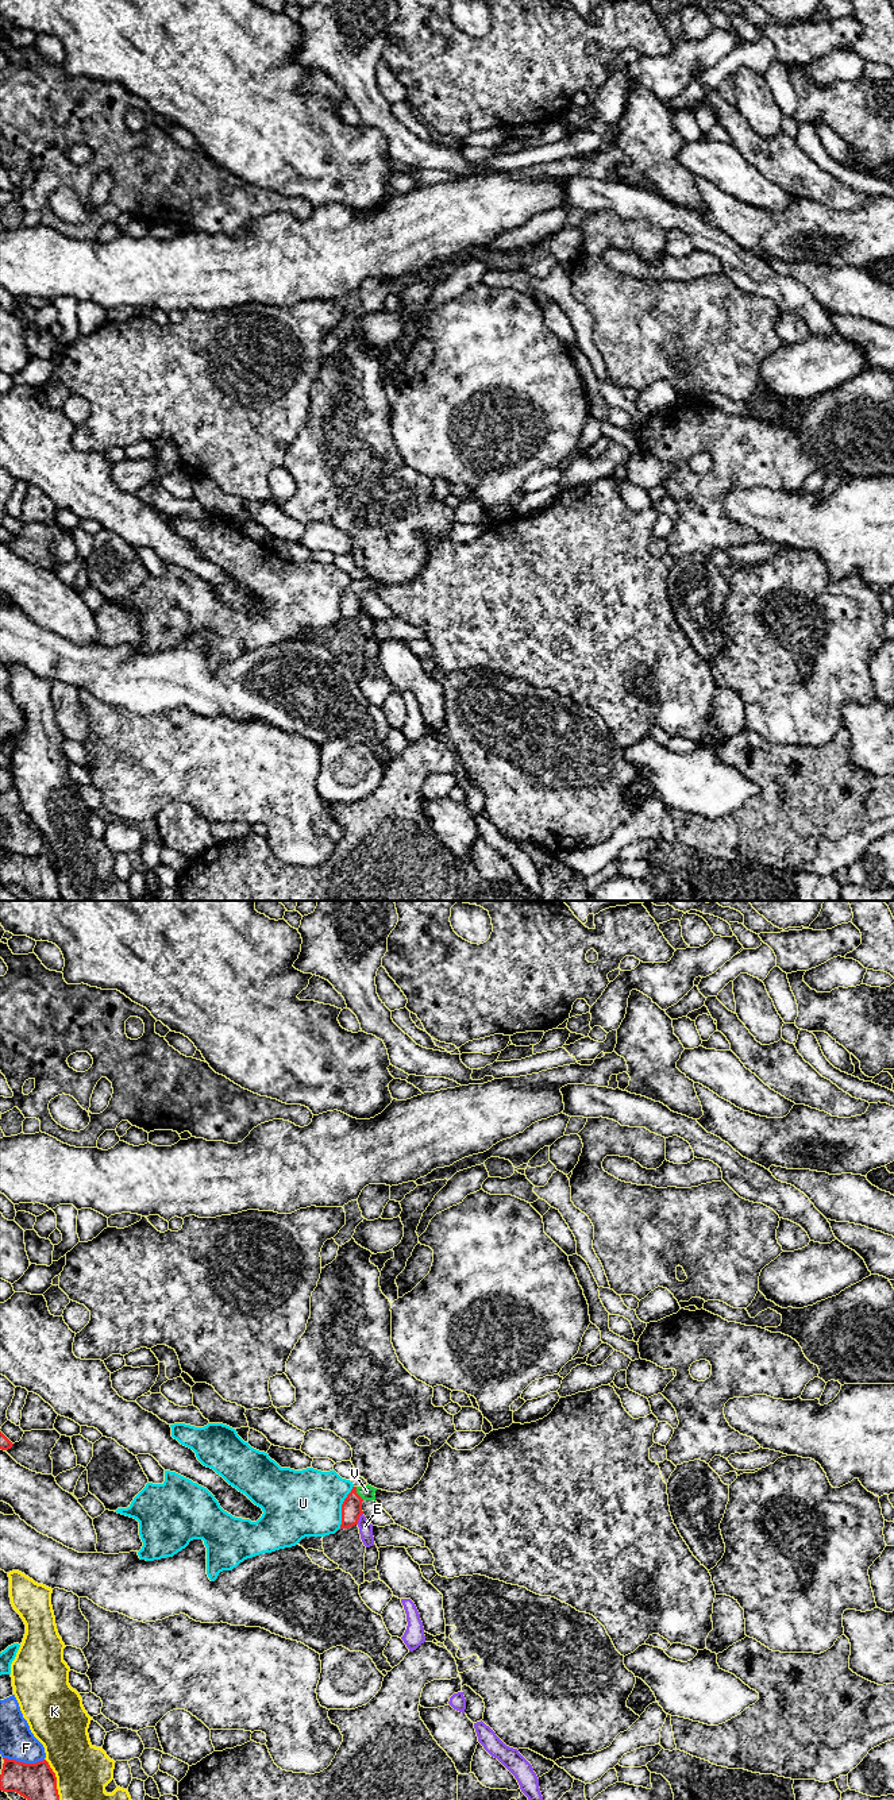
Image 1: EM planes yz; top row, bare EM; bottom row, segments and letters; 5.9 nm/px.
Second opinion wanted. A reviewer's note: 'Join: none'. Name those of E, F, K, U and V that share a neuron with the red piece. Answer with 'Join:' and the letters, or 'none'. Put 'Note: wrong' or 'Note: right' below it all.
Join: V
Note: wrong

